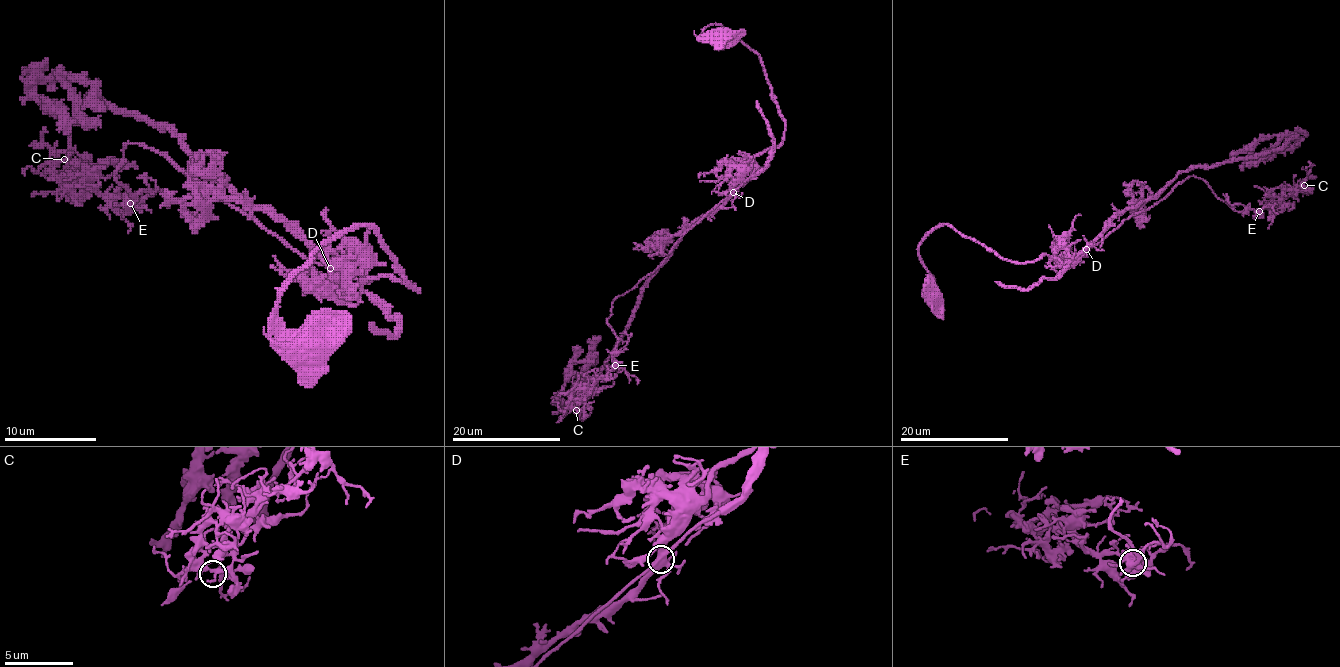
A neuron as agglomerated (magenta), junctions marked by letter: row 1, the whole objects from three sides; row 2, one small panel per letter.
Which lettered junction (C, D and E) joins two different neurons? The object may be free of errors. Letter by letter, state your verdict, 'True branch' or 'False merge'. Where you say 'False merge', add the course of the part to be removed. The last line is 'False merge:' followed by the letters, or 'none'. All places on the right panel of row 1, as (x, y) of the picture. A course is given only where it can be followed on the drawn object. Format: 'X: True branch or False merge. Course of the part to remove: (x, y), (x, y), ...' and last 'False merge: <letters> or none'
C: True branch
D: False merge. Course of the part to remove: (1086, 249), (1189, 176), (1201, 179), (1236, 211), (1261, 211), (1304, 187), (1312, 165), (1305, 168)
E: True branch
False merge: D

